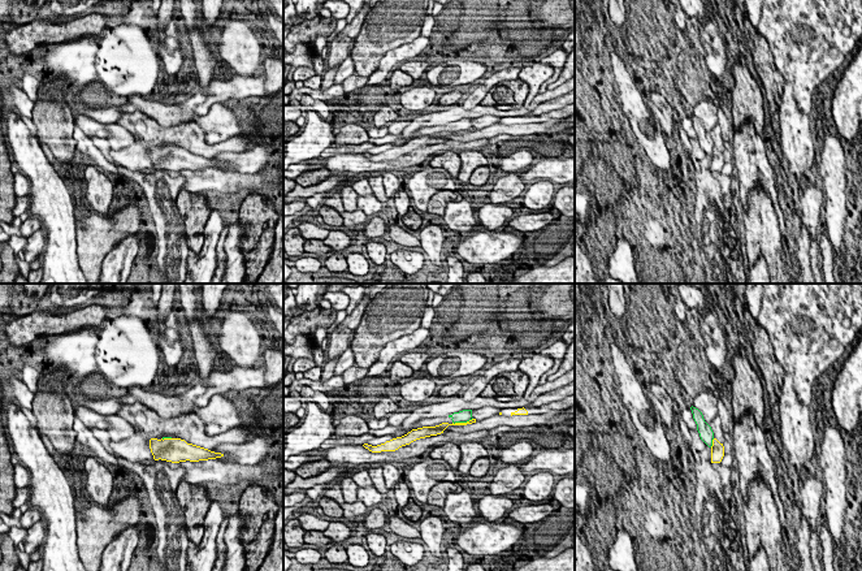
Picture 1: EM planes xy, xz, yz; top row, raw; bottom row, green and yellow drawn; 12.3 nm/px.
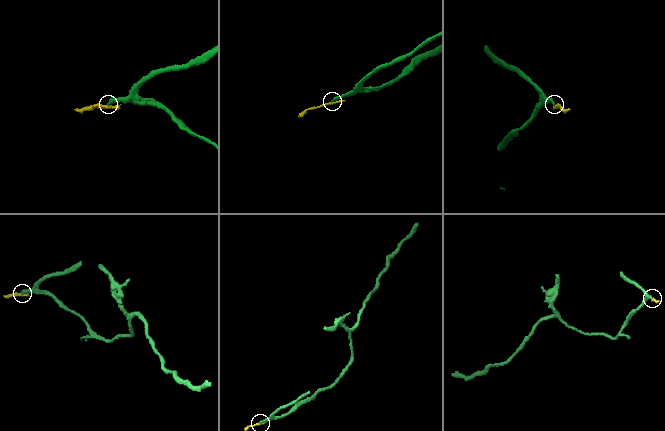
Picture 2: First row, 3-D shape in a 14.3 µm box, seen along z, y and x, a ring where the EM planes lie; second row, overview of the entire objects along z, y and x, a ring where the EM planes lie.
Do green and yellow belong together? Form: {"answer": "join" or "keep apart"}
{"answer": "keep apart"}

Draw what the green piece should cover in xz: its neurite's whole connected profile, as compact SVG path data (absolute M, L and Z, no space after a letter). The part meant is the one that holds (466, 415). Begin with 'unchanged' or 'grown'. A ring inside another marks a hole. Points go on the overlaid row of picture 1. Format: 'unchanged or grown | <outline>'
grown | M463 410L459 412L449 414L447 416L443 418L432 418L432 419L423 419L413 424L411 429L407 431L411 432L412 429L423 428L423 427L433 427L436 424L442 424L442 423L449 423L449 424L455 424L455 423L467 423L472 420L472 410Z

